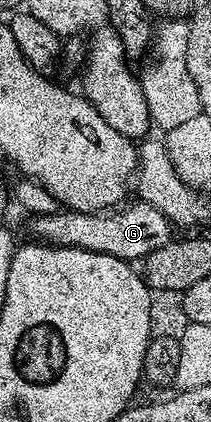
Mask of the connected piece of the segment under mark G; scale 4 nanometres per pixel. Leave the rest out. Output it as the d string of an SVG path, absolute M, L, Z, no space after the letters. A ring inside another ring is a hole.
M140 200L133 202L132 206L123 204L110 212L77 212L66 208L46 212L30 219L31 230L36 234L32 235L48 246L72 246L128 260L142 260L149 252L157 252L157 248L165 248L165 244L173 241L173 223L151 204Z

